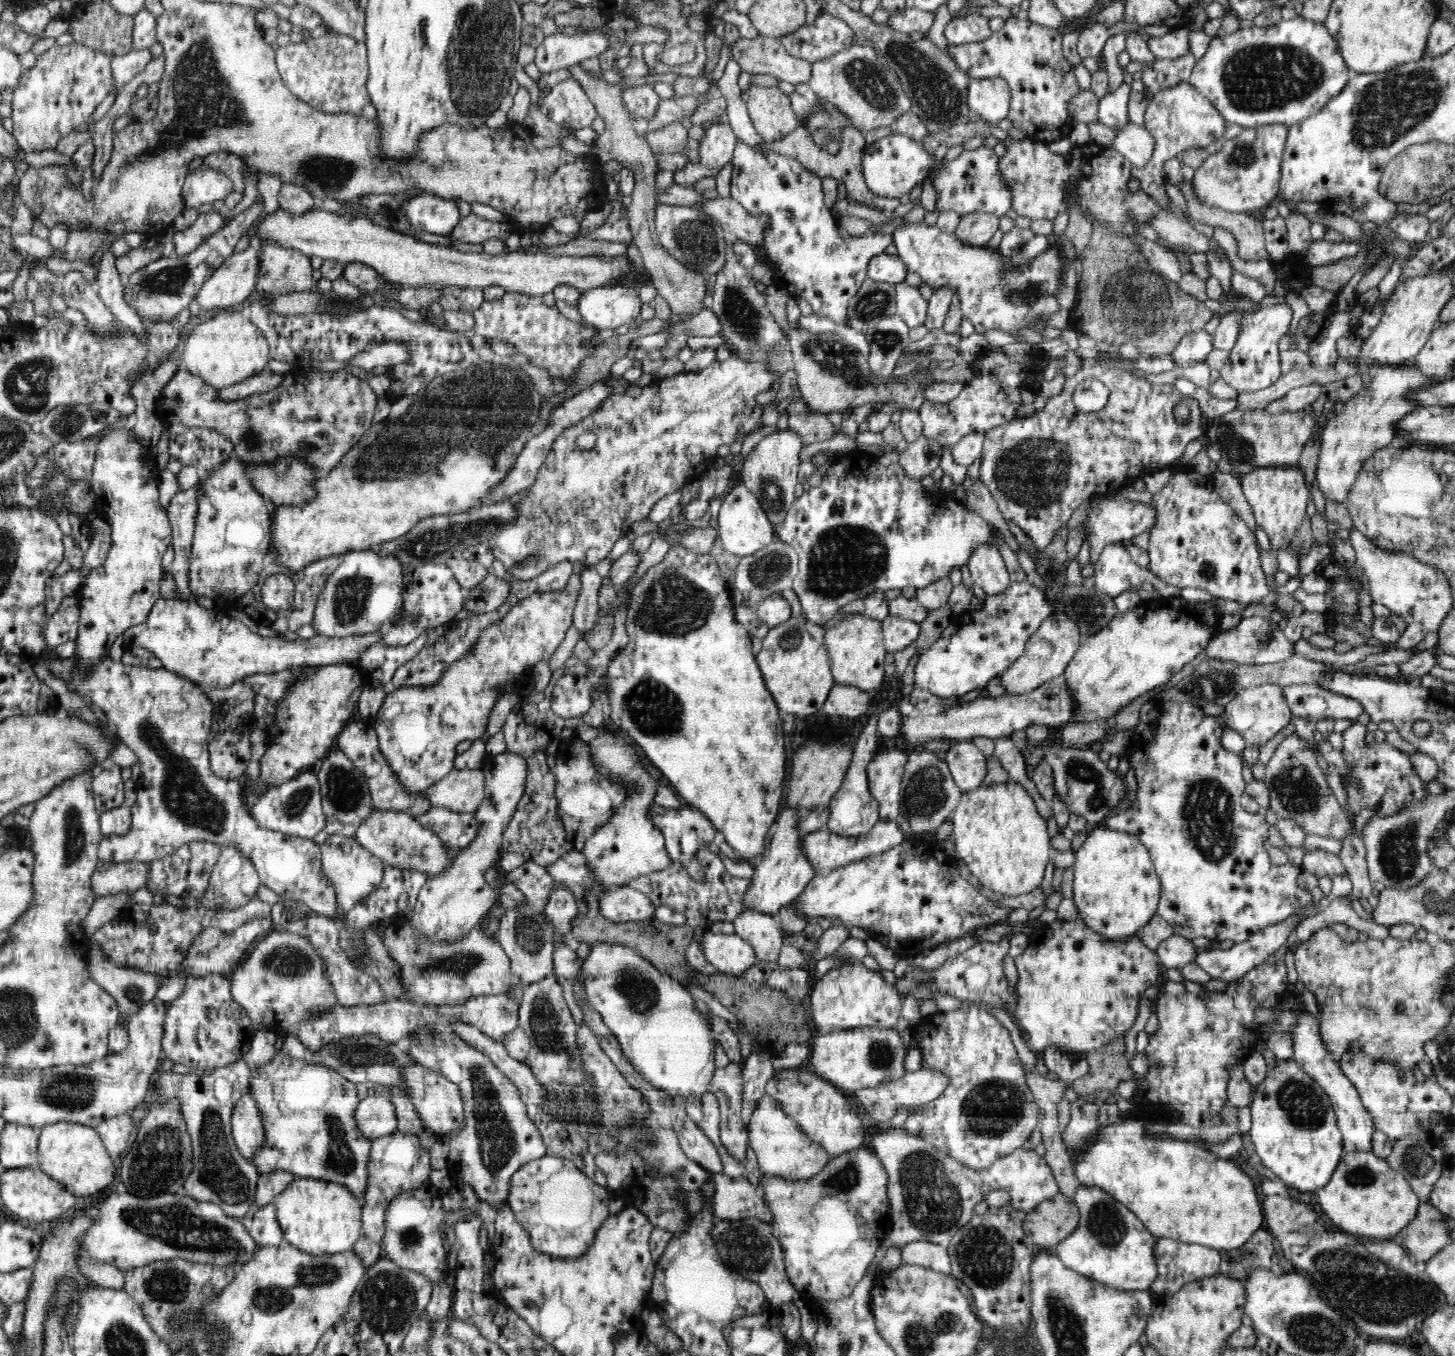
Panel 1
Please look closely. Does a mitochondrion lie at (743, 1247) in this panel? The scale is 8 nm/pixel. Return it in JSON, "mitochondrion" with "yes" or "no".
{"mitochondrion":"yes"}

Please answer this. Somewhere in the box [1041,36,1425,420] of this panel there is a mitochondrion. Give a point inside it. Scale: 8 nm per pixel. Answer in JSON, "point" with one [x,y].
{"point":[1258,78]}

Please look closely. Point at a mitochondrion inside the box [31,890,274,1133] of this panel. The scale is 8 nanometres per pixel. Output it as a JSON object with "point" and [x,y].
{"point":[72,1092]}

